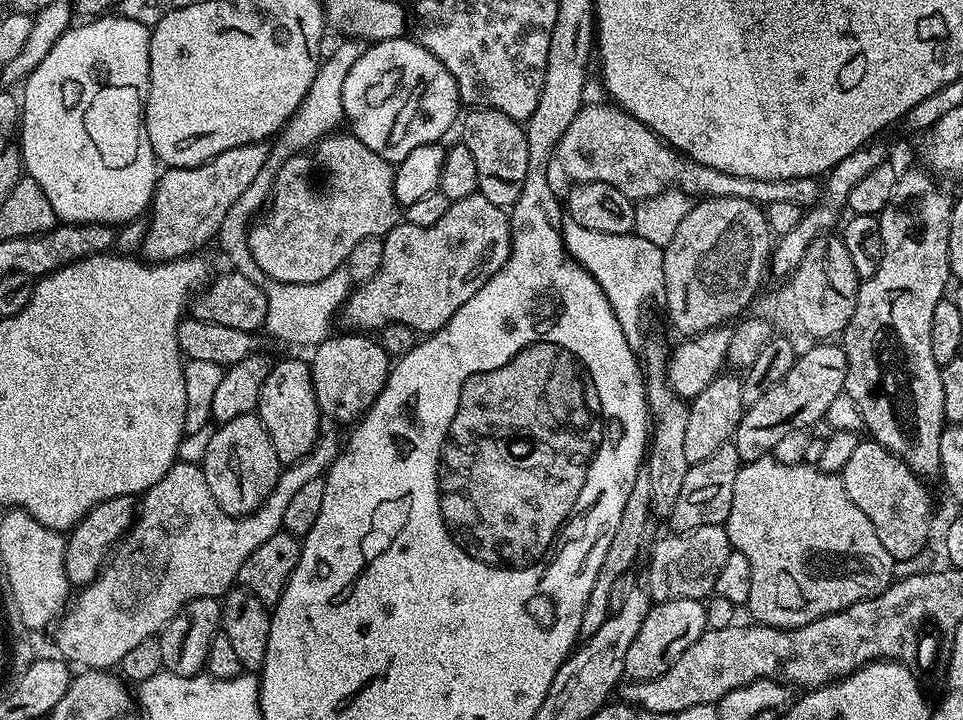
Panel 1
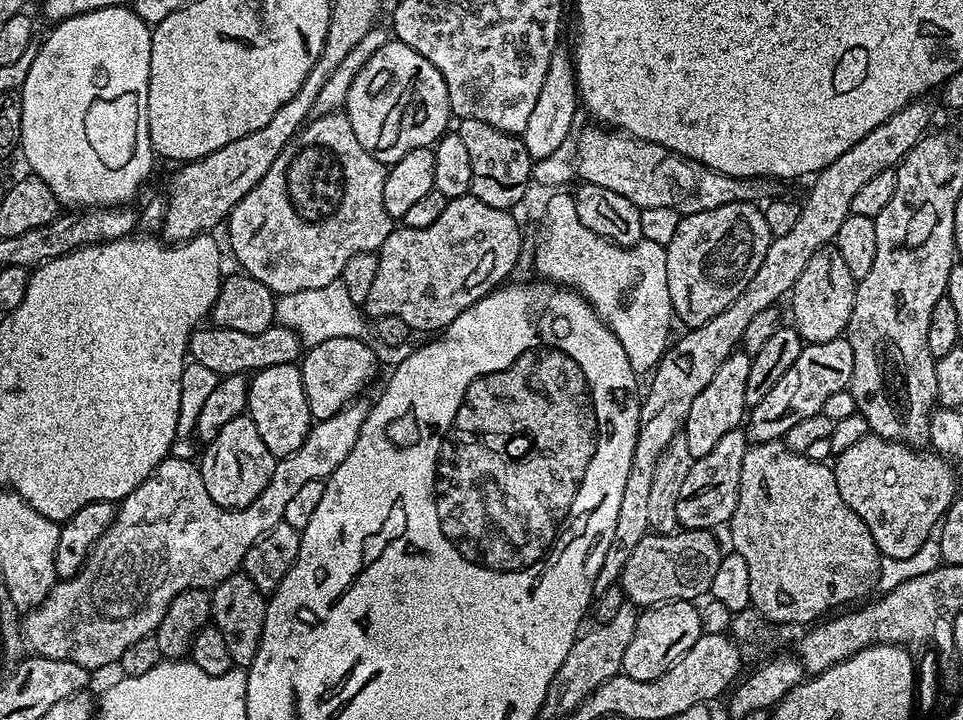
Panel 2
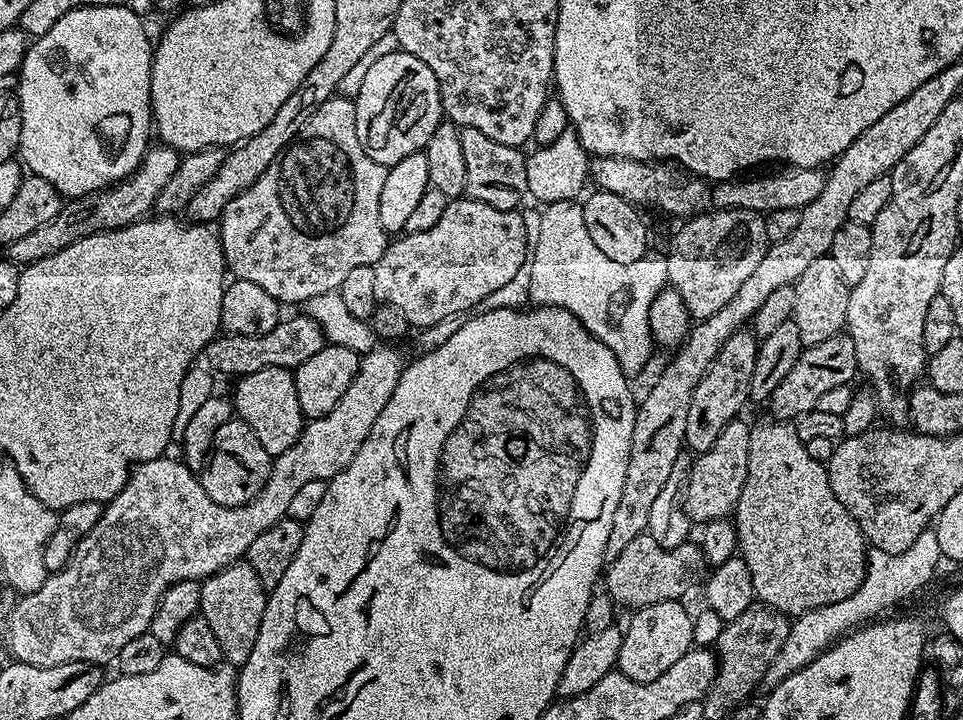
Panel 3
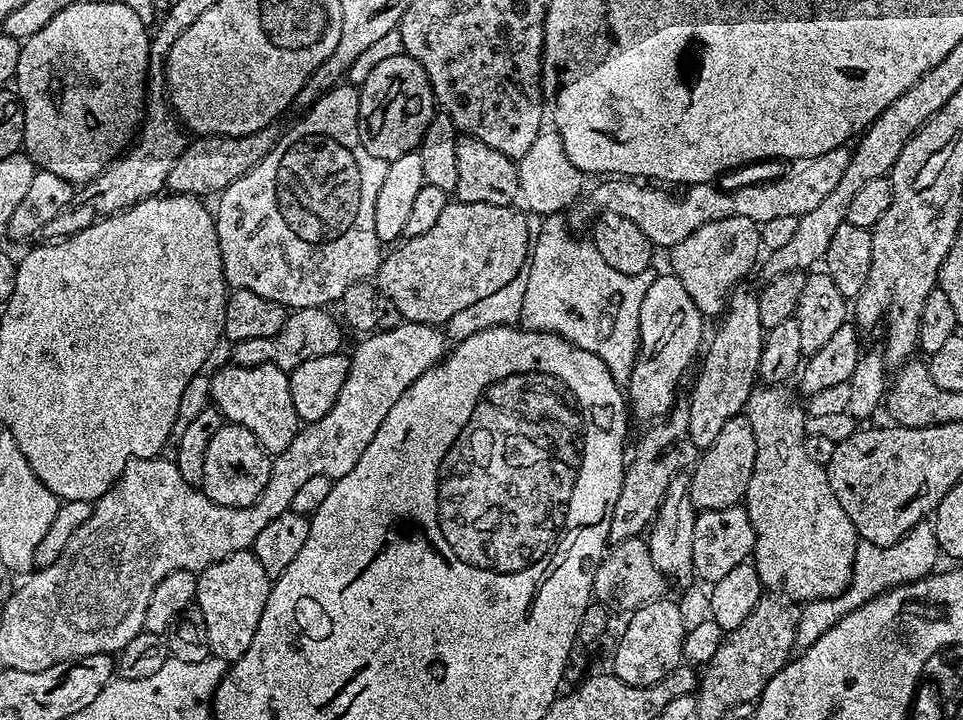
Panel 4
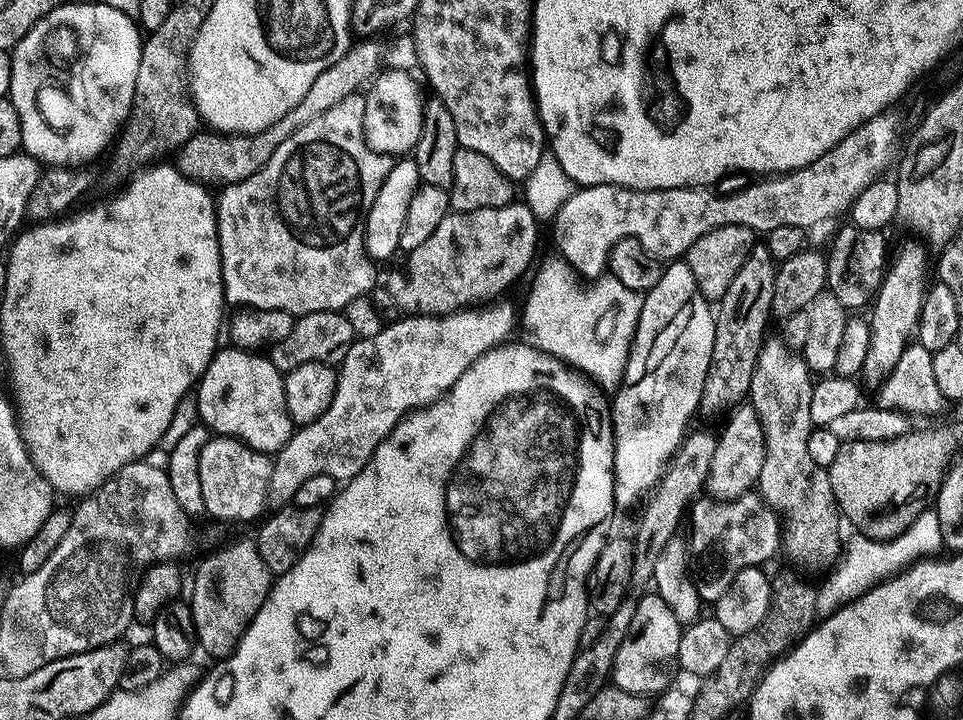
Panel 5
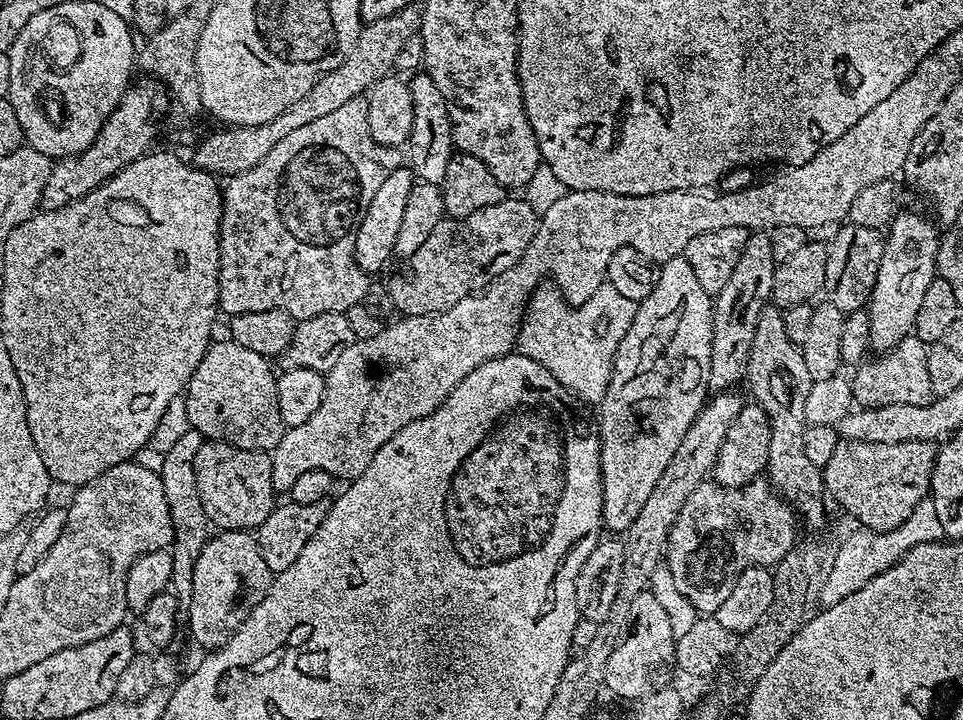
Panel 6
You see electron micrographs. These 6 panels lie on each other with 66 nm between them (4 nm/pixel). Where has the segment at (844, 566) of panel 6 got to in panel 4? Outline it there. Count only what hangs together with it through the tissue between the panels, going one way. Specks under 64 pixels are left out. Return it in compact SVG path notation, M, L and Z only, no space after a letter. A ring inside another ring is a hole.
M925 522L914 526L897 544L890 546L874 546L870 542L860 540L856 545L854 556L854 570L852 580L848 583L848 589L838 594L833 600L810 600L803 605L798 620L795 647L803 650L818 642L822 634L834 627L842 618L854 610L858 610L880 596L883 592L889 592L892 588L900 588L903 584L912 584L916 580L923 580L925 576L933 575L937 571L936 563L942 560L940 543L936 537L936 525Z

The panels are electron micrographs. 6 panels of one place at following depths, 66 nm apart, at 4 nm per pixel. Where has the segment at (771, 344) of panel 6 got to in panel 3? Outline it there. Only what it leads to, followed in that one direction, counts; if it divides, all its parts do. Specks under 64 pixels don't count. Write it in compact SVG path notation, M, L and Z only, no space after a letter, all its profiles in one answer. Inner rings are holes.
M769 423L760 424L757 428L755 425L750 431L750 462L746 466L746 482L742 486L742 494L734 509L736 542L739 555L746 562L746 566L750 566L750 582L754 582L755 599L789 618L795 618L818 606L830 606L830 602L842 602L842 598L850 598L850 594L854 594L854 590L858 590L858 586L862 586L862 578L866 574L868 565L868 554L866 541L858 522L854 522L854 518L850 518L850 510L846 510L846 506L842 506L842 502L838 502L838 498L834 498L834 490L830 490L827 467L814 462L814 458L810 458L810 454L806 454L804 441L798 438L795 427L791 423Z

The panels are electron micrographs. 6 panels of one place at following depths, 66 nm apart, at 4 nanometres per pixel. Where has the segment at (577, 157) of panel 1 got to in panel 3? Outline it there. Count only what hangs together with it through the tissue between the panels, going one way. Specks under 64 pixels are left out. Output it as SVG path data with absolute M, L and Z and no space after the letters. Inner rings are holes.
M598 156L591 161L590 180L592 184L596 183L593 185L597 189L618 194L631 204L643 206L645 209L658 208L670 216L680 216L679 218L691 218L697 215L705 207L710 196L709 181L703 176L694 176L671 162Z

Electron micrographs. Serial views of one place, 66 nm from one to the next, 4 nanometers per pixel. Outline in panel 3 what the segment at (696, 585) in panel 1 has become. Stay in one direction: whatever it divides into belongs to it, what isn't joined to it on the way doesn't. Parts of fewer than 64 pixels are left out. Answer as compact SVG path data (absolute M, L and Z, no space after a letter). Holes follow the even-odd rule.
M641 534L626 546L626 550L622 550L622 554L618 554L618 558L607 565L606 591L617 606L621 609L628 608L627 610L654 606L654 602L680 600L691 590L692 583L701 579L705 568L704 552L699 543L689 542L677 548L663 548L658 546L658 542L654 542L652 536Z

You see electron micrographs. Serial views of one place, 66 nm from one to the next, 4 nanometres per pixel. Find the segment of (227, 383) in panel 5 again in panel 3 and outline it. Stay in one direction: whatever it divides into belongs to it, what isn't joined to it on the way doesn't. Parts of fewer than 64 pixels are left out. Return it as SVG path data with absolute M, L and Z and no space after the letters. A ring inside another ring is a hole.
M267 368L254 370L254 374L246 374L235 381L234 412L241 420L245 420L258 434L258 442L273 458L281 456L294 442L298 442L300 431L306 423L302 414L302 406L298 406L298 390L294 386L294 375L286 368Z

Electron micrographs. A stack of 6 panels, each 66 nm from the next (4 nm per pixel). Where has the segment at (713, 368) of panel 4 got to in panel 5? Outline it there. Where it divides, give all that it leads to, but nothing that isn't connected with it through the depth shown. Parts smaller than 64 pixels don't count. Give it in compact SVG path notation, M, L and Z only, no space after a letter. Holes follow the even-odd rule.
M753 247L751 254L742 262L738 274L734 274L734 282L730 282L726 294L718 301L718 307L714 312L714 350L698 409L701 417L723 417L749 395L756 359L766 339L764 331L767 330L768 320L770 321L772 316L776 269L777 265L767 247Z

